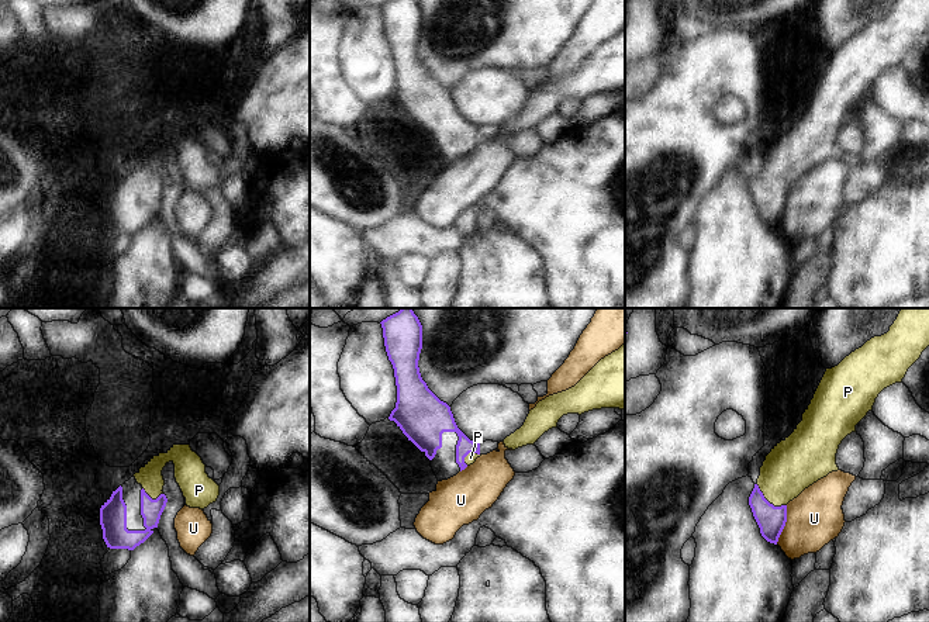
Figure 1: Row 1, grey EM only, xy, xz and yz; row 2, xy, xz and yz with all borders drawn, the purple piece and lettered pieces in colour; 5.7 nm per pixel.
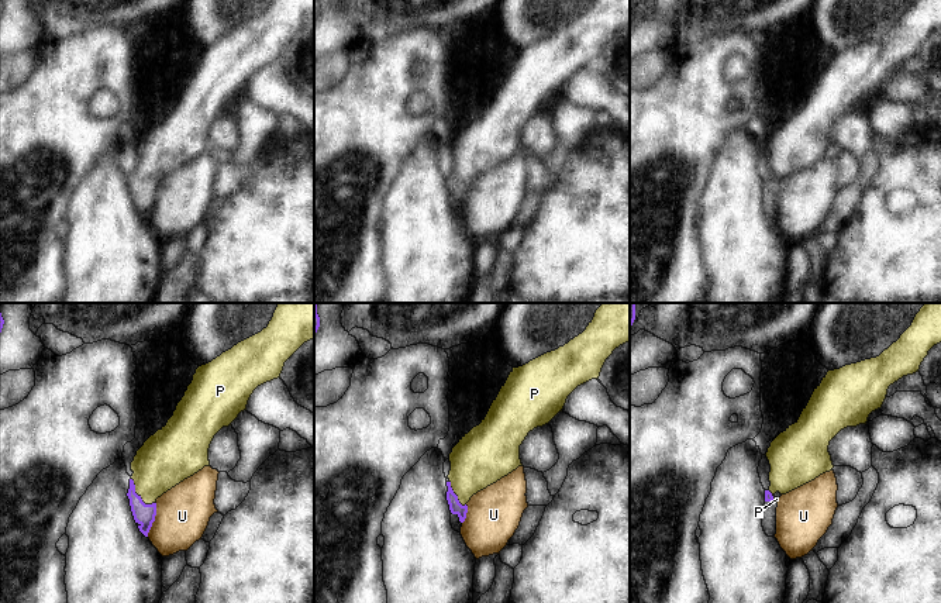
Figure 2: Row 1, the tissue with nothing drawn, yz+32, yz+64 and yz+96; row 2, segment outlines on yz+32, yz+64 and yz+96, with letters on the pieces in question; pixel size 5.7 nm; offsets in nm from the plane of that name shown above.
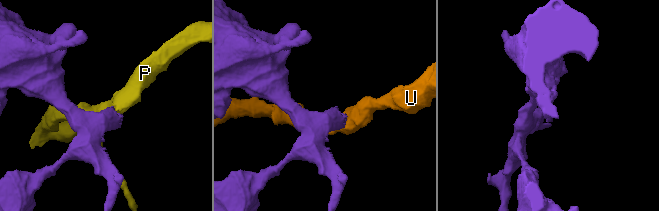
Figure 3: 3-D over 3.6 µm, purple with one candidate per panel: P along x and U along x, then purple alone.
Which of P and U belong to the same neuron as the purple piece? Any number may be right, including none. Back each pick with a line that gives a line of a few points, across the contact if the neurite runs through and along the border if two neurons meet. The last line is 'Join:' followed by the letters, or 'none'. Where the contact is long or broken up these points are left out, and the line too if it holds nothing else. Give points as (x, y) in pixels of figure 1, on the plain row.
P: Line: yz (772, 204), (767, 186), (790, 152)
Join: P

